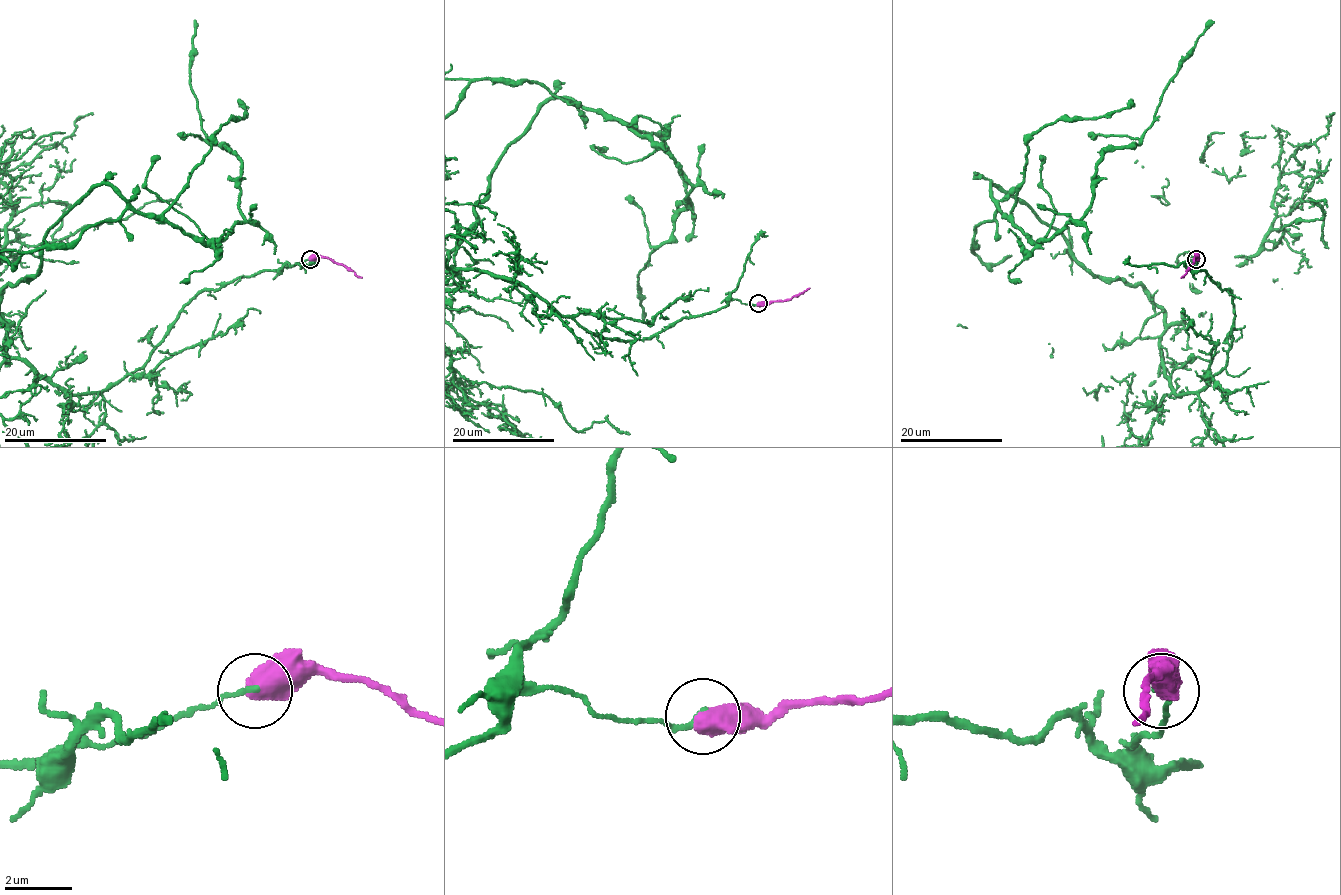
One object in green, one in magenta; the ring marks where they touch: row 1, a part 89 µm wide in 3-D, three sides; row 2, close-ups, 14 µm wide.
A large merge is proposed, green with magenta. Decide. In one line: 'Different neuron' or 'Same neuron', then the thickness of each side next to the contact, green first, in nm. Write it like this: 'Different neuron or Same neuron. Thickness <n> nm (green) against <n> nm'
Different neuron. Thickness 150 nm (green) against 700 nm

